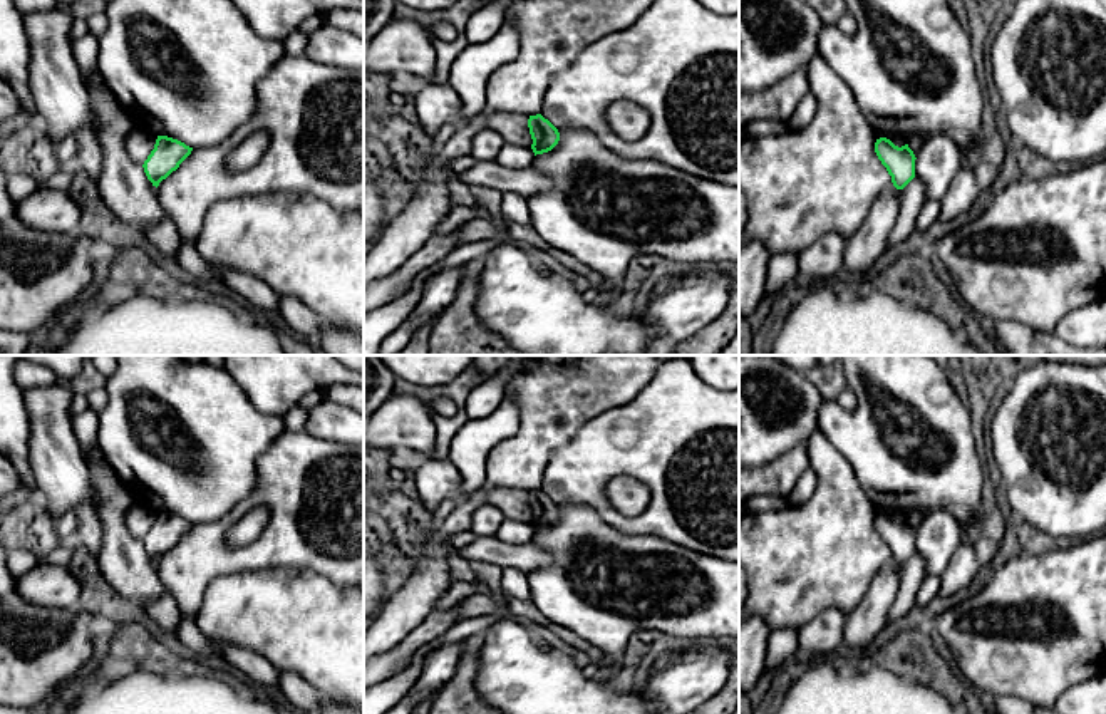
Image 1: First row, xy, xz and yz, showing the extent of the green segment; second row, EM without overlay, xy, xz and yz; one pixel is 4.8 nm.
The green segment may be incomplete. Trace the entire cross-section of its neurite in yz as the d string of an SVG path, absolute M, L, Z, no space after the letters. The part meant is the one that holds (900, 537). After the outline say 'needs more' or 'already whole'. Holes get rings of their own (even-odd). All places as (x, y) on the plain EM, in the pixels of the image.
M880 513L875 528L892 551L897 565L903 565L915 553L915 530L908 520L898 523L890 515Z | already whole

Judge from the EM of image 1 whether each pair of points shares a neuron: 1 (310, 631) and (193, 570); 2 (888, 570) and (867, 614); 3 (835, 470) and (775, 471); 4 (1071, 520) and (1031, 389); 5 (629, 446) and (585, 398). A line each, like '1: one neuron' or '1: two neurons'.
1: two neurons
2: one neuron
3: two neurons
4: one neuron
5: two neurons

